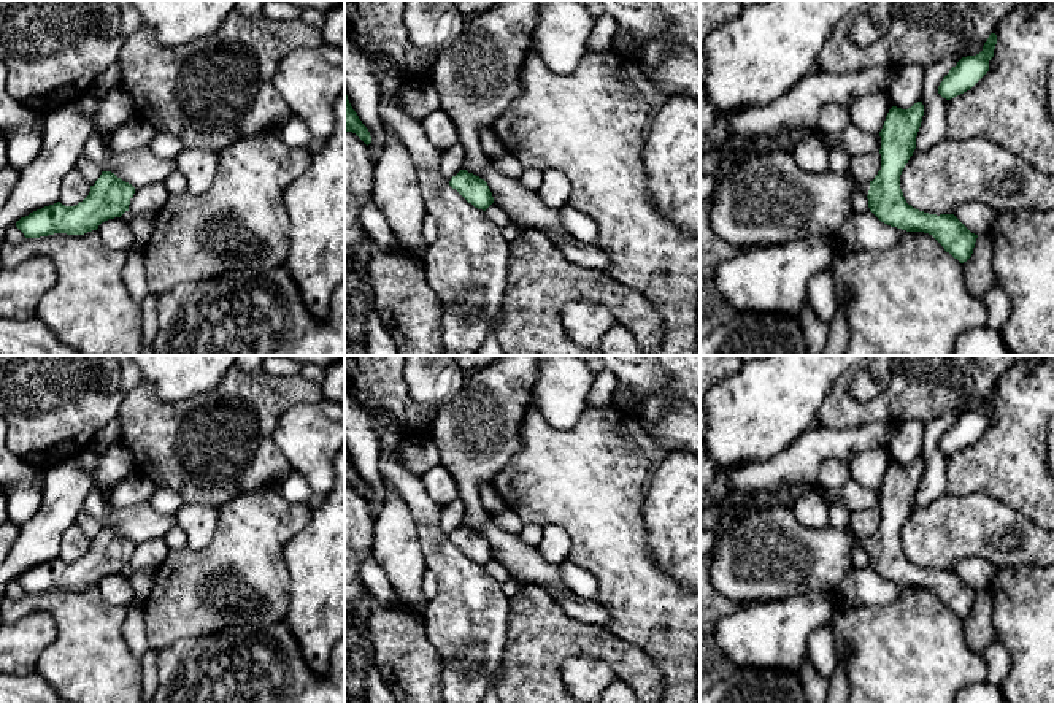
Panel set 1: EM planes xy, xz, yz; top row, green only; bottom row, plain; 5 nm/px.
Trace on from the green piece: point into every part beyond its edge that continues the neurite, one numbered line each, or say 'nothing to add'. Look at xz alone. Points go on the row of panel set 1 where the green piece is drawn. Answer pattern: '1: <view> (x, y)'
1: xz (478, 76)

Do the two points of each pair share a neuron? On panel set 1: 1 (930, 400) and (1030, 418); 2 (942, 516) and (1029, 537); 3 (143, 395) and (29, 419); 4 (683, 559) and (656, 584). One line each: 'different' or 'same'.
1: different
2: same
3: different
4: different

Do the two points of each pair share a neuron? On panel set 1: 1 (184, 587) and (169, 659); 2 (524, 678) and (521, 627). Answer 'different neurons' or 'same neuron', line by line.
1: different neurons
2: same neuron

